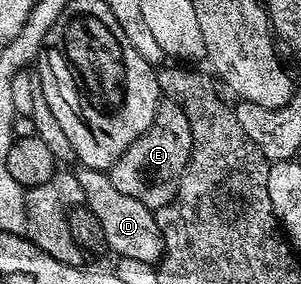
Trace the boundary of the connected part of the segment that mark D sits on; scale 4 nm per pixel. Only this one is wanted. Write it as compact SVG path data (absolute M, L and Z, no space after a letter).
M84 168L79 172L78 182L86 200L84 204L100 227L103 245L105 247L108 245L120 258L159 263L160 256L164 252L164 238L156 223L155 213L138 200L119 192L105 171Z

